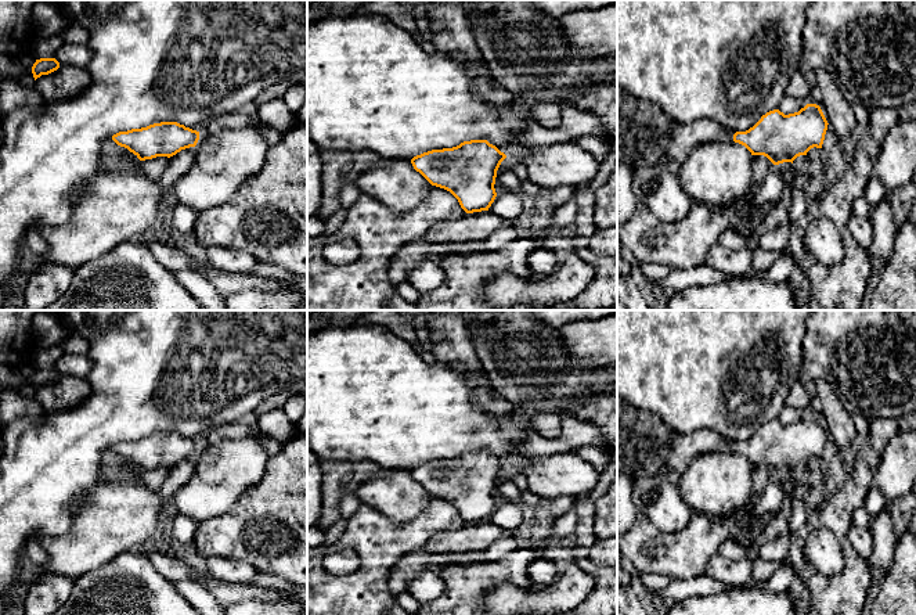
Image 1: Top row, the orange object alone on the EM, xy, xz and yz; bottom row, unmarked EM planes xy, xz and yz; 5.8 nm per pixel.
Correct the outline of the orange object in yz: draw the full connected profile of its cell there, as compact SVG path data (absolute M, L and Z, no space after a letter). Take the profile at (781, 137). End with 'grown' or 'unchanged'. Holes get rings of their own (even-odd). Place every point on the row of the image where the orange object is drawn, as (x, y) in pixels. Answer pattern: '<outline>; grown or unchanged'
M807 104L789 115L779 109L769 111L753 127L736 133L711 119L677 123L668 155L681 163L699 144L735 141L744 145L751 155L767 157L773 165L793 163L811 148L822 148L827 125L816 104Z; grown

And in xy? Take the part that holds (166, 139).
M161 122L141 129L119 132L112 140L133 152L140 161L173 157L181 150L195 147L199 132L177 122Z; unchanged

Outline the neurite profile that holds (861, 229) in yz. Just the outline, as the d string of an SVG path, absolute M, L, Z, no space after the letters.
M852 215L848 220L848 229L858 244L868 249L874 238L874 229L870 217L858 217Z

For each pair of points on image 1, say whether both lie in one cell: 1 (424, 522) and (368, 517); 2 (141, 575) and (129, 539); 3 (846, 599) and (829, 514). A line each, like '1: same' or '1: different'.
1: same
2: different
3: same

